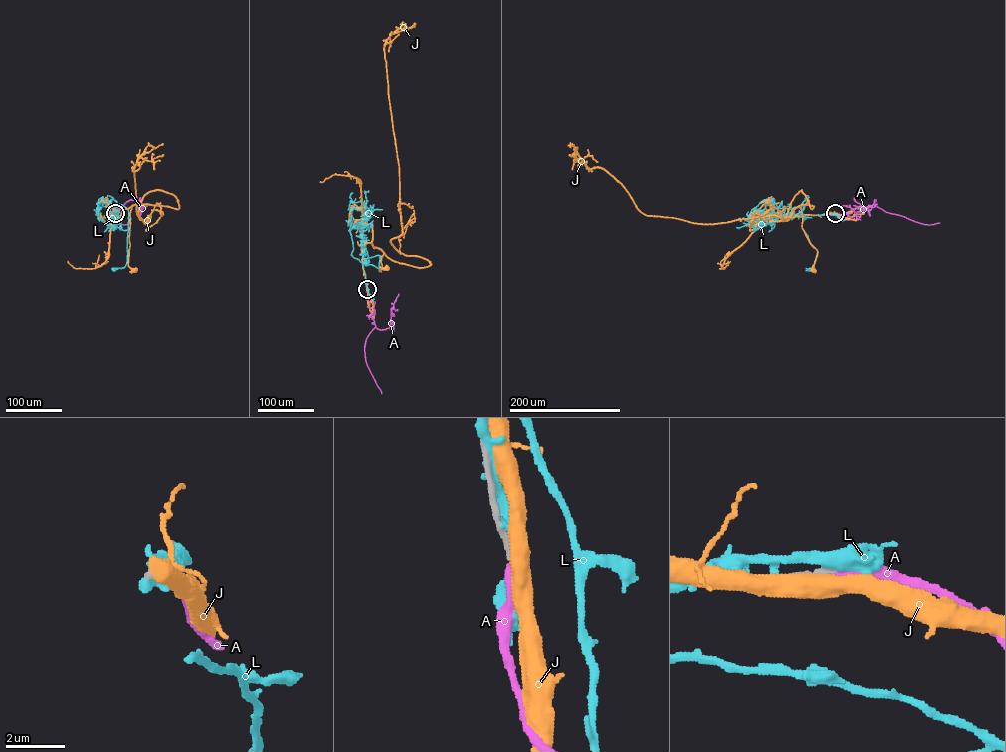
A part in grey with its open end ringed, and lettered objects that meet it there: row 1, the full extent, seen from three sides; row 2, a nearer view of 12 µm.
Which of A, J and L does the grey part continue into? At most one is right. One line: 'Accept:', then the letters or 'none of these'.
Accept: A

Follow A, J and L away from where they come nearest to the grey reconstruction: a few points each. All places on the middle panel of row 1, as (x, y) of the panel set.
A: (367, 289), (375, 327), (366, 340), (365, 360), (381, 393)
J: (367, 289), (363, 246), (371, 243), (384, 252), (380, 270), (380, 267), (386, 267)
L: (367, 289), (362, 261), (364, 249), (368, 257), (380, 256), (379, 271), (366, 263)

